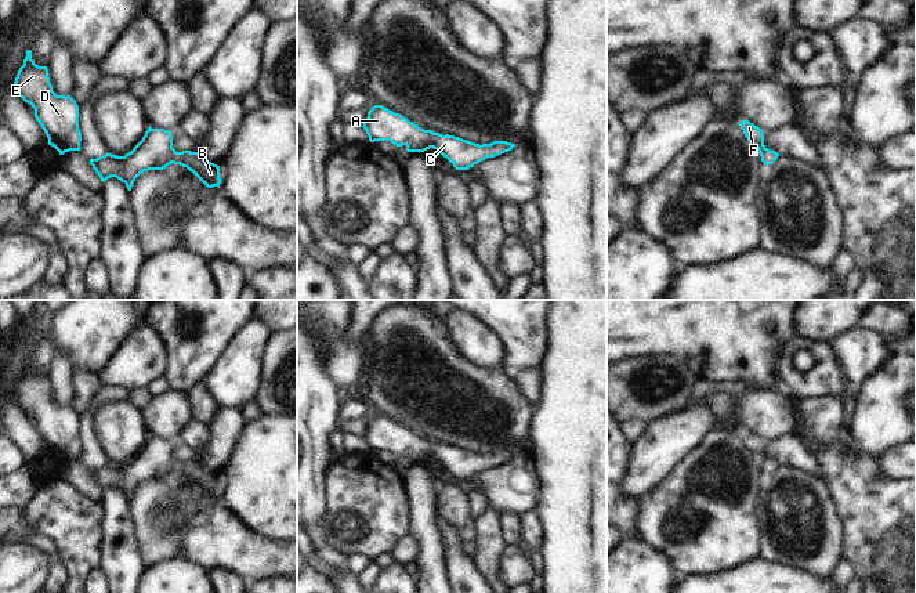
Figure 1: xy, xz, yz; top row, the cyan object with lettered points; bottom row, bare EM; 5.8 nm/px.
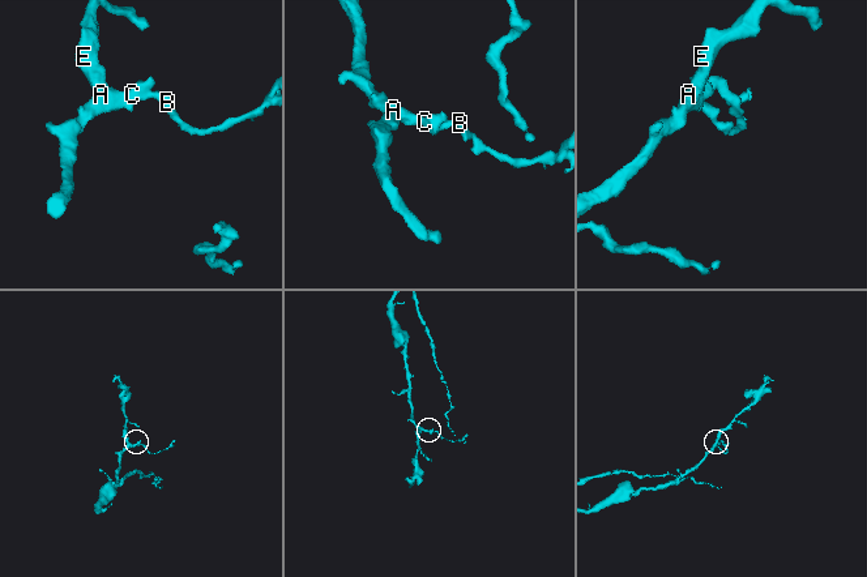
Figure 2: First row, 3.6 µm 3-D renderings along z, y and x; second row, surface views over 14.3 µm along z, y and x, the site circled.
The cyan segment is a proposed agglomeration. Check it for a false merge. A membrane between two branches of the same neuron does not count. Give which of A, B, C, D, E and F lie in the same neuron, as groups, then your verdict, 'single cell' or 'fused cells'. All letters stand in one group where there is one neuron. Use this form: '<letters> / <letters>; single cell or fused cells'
A B C D E F; single cell

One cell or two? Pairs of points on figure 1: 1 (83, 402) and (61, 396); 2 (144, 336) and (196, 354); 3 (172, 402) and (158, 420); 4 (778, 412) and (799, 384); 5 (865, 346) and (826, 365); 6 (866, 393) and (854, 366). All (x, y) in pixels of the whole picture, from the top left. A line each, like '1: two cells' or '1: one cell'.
1: two cells
2: two cells
3: one cell
4: two cells
5: two cells
6: two cells

